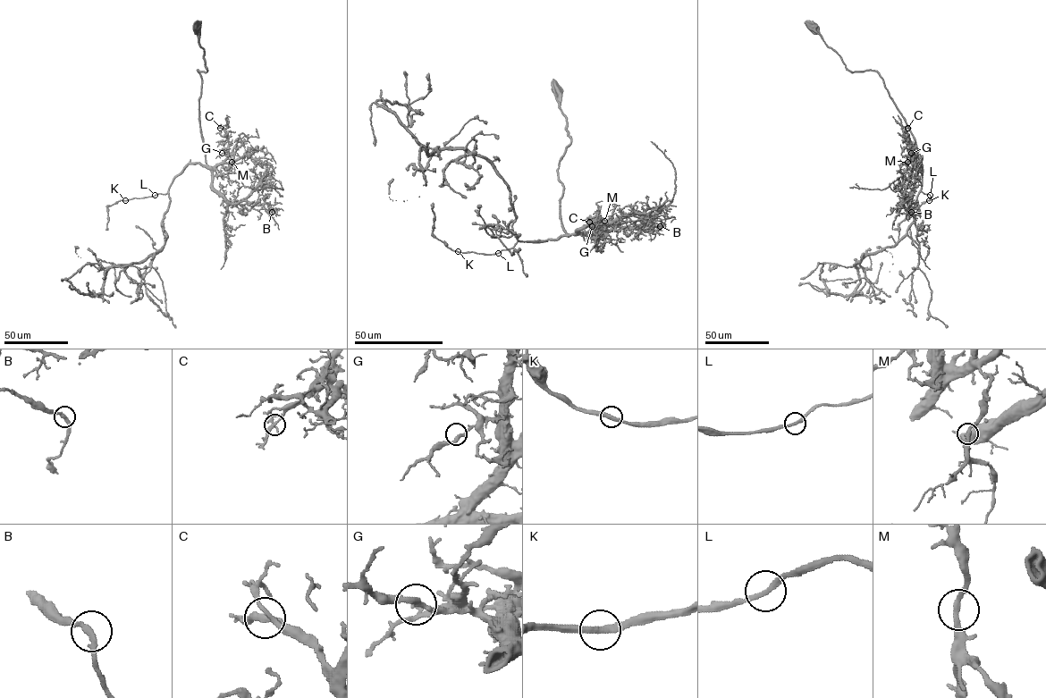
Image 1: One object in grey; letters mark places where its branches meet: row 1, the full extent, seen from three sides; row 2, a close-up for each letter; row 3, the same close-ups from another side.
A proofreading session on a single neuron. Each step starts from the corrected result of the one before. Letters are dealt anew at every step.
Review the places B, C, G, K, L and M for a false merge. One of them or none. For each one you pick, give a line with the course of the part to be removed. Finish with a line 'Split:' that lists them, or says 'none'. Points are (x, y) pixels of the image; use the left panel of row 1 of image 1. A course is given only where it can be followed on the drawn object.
Split: none

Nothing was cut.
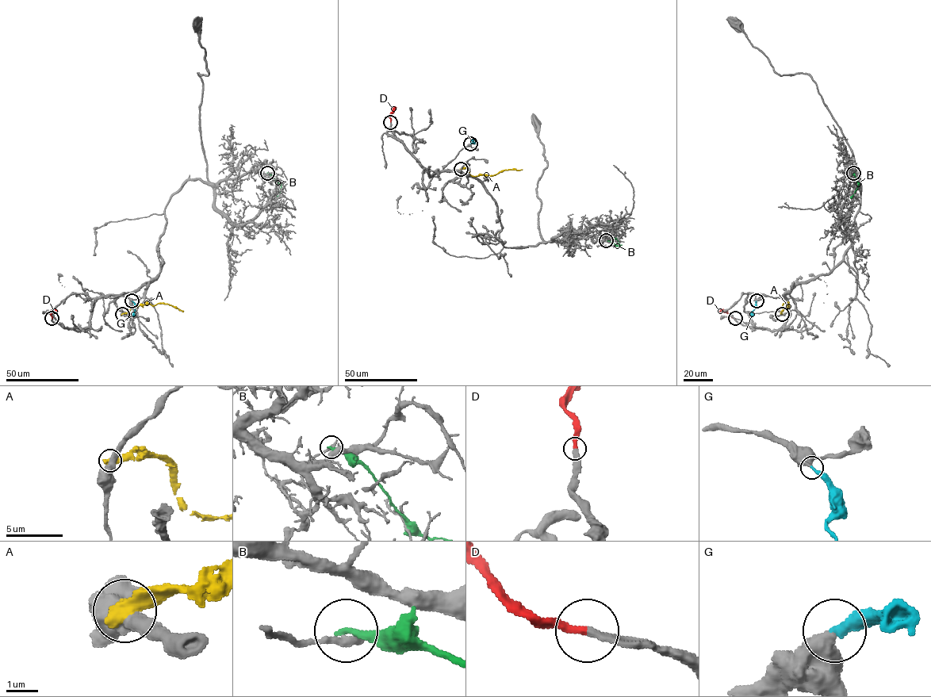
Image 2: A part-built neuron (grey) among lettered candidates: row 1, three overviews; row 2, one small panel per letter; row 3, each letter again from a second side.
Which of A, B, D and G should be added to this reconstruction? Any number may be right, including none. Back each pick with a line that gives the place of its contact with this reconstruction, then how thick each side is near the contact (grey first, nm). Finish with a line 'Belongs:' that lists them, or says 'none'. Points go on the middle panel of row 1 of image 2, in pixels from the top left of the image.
G: (470, 143) | 400/340 nm
Belongs: G

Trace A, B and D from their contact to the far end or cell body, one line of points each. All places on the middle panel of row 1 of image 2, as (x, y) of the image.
A: (461, 169), (467, 168), (469, 173), (476, 176), (522, 170)
B: (606, 240), (619, 246), (614, 237)
D: (390, 122), (389, 116), (395, 106)

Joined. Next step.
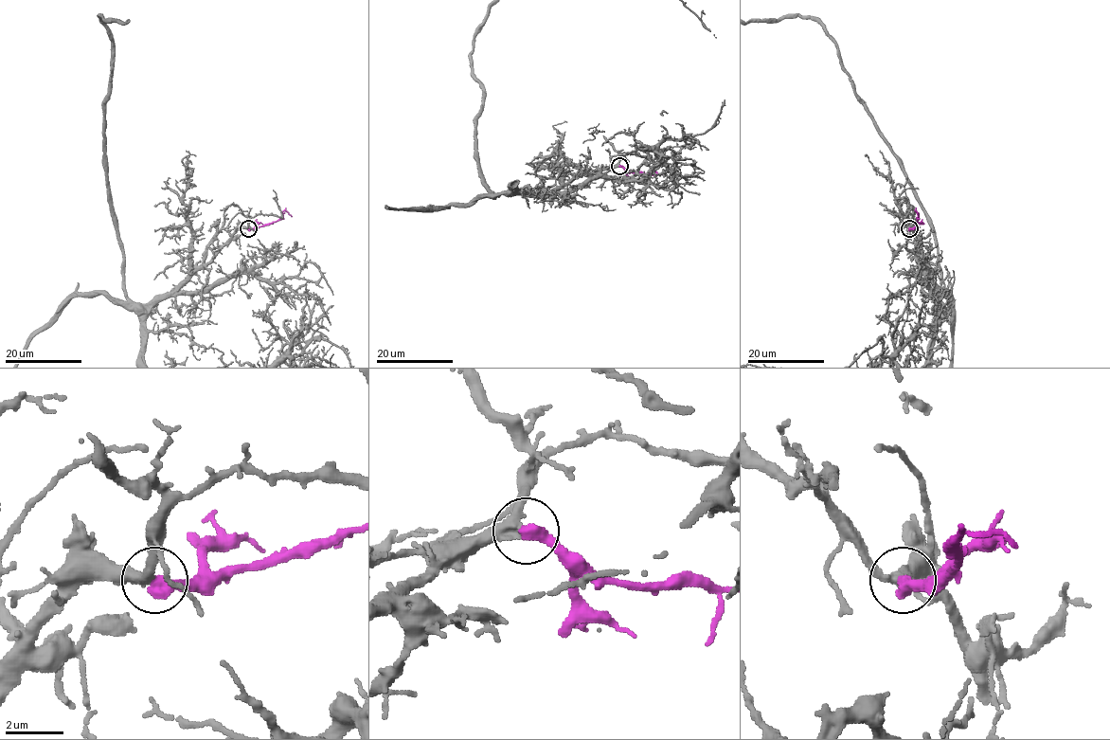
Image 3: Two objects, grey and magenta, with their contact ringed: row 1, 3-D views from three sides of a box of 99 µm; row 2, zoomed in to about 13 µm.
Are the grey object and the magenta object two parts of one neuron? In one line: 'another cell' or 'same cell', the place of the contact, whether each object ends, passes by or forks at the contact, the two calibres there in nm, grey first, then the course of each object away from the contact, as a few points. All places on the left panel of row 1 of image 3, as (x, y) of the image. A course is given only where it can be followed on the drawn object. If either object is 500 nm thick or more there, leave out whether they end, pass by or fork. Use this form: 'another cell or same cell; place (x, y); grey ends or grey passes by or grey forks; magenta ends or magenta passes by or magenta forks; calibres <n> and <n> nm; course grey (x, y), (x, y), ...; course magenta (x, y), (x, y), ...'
same cell; place (248, 228); grey passes by; magenta ends; calibres 320 and 480 nm; course magenta (248, 228), (277, 222), (283, 211), (292, 217)

